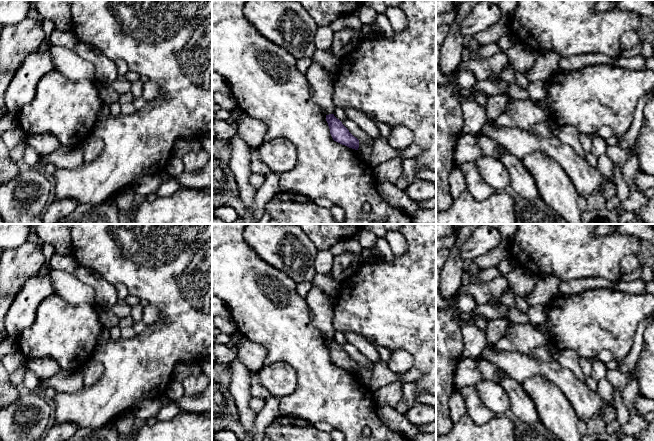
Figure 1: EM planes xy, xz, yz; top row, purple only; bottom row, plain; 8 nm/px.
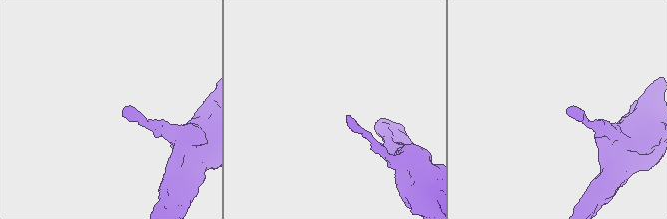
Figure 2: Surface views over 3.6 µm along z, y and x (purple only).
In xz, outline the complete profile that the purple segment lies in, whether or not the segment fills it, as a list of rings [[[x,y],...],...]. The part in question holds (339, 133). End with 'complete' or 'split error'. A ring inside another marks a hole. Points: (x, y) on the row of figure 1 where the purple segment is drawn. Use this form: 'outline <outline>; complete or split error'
outline [[[334,114],[326,115],[326,121],[334,141],[349,148],[358,150],[359,140],[349,132],[342,122],[334,116]]]; complete

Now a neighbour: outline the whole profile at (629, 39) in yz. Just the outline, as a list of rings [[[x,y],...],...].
[[[628,31],[620,39],[621,50],[628,50],[636,46],[640,41],[640,35],[637,31]]]

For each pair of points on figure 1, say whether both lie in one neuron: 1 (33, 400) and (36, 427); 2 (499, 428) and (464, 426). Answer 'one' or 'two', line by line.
1: one
2: one

